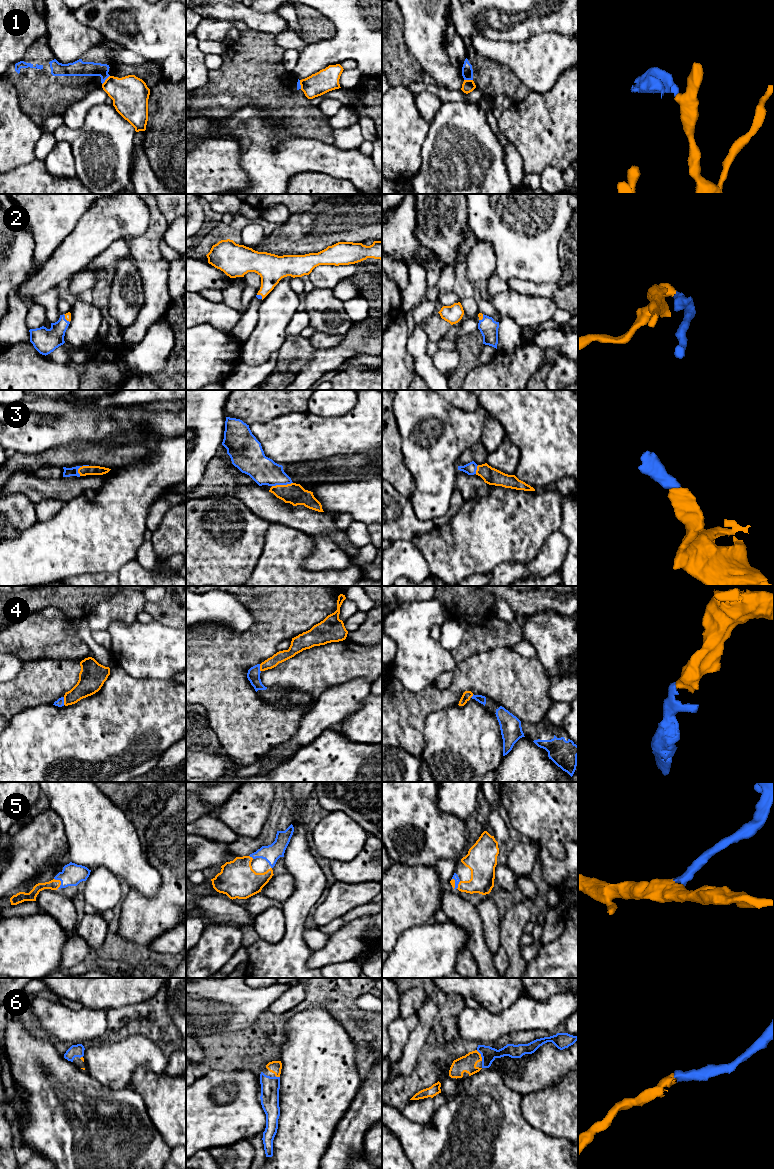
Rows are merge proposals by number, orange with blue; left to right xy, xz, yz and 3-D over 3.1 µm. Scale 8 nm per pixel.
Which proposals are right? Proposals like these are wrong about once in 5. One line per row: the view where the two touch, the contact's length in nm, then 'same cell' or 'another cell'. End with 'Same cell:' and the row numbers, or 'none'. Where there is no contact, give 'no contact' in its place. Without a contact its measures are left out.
1: meets orange in xy; contact 100 nm long; another cell
2: meets orange in xy; contact 90 nm long; same cell
3: meets orange in xz; contact 170 nm long; same cell
4: meets orange in xy; contact 60 nm long; same cell
5: meets orange in xy; contact 90 nm long; same cell
6: meets orange in yz; contact 100 nm long; same cell
Same cell: 2, 3, 4, 5, 6

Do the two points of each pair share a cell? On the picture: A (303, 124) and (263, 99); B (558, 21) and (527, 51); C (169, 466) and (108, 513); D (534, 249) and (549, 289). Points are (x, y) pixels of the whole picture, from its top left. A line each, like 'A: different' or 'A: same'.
A: same
B: different
C: same
D: different

